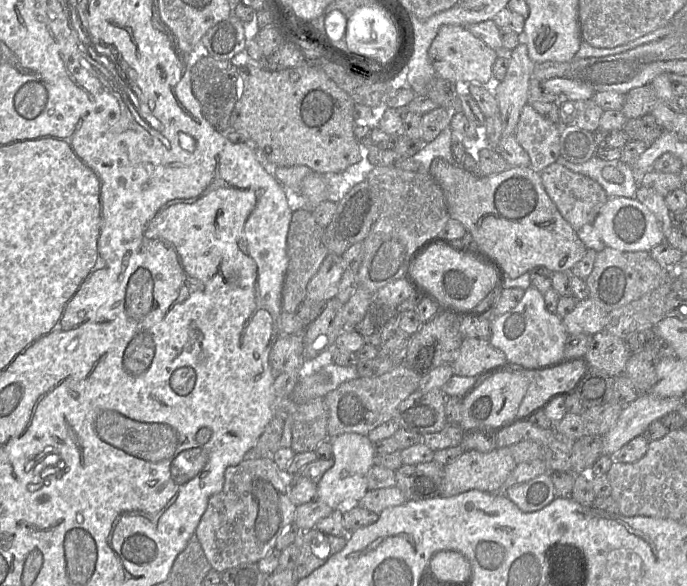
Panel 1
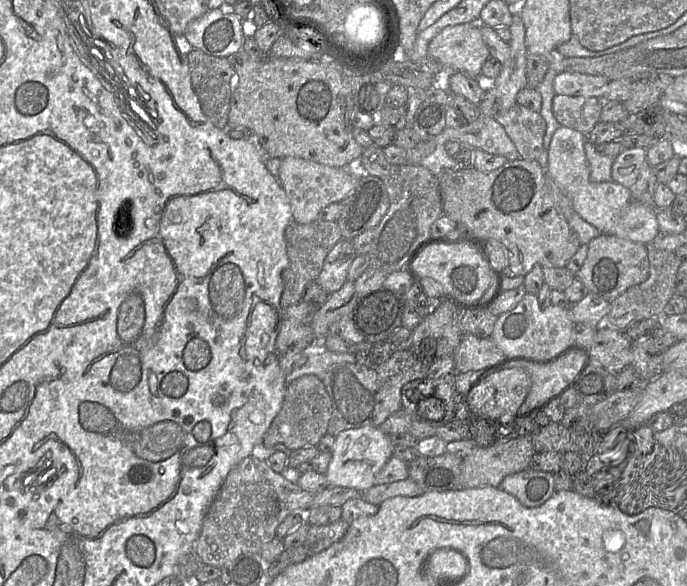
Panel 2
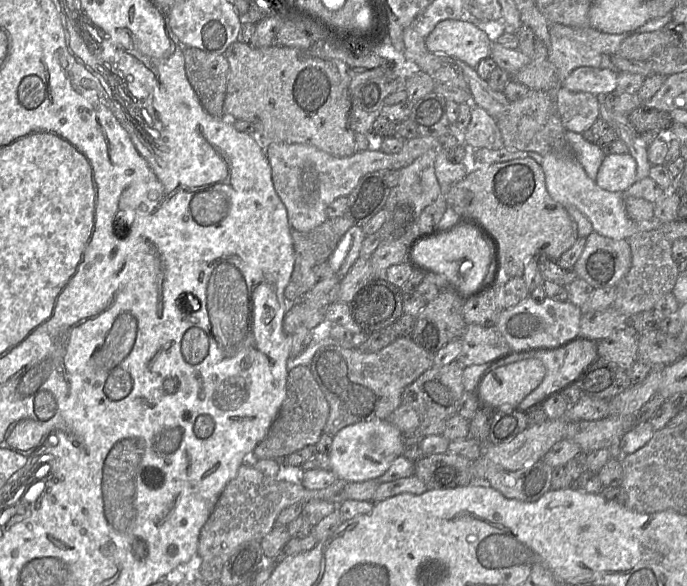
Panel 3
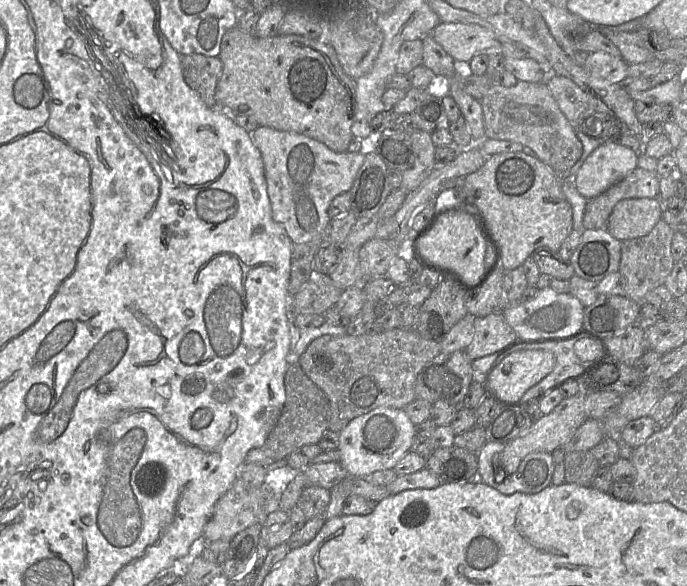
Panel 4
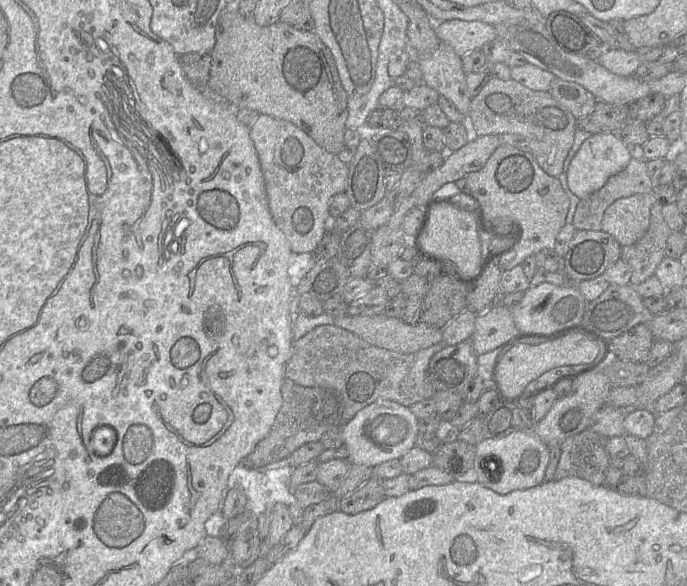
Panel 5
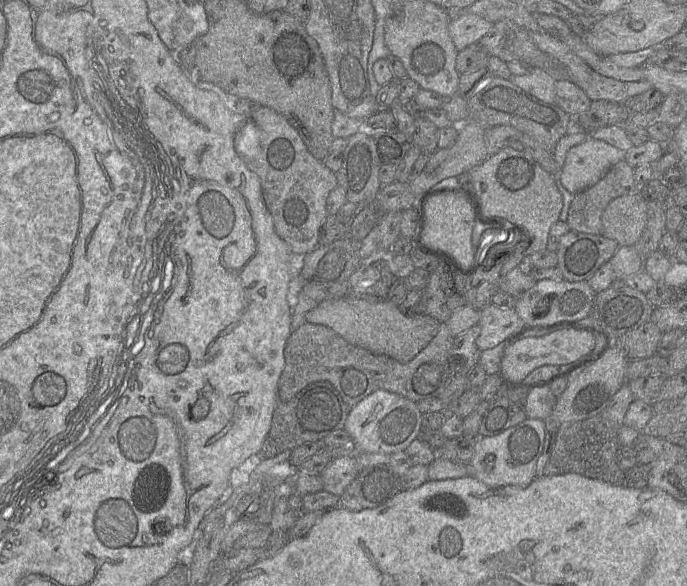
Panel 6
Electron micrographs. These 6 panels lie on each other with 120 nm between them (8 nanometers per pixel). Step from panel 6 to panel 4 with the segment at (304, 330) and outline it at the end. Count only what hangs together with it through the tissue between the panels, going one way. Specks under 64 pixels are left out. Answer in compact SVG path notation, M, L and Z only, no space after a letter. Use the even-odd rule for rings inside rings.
M414 328L370 331L362 335L322 335L314 339L298 357L307 377L327 396L330 404L329 430L339 433L354 418L378 407L403 409L416 399L415 384L424 366L441 352L441 343L422 338Z

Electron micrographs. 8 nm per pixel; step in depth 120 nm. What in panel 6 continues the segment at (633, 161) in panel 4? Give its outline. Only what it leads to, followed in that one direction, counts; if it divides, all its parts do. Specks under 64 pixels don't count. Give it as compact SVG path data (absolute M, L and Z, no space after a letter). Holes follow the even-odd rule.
M587 136L583 142L568 151L561 169L560 180L562 185L572 194L579 193L593 186L615 163L623 159L623 153L605 141Z

